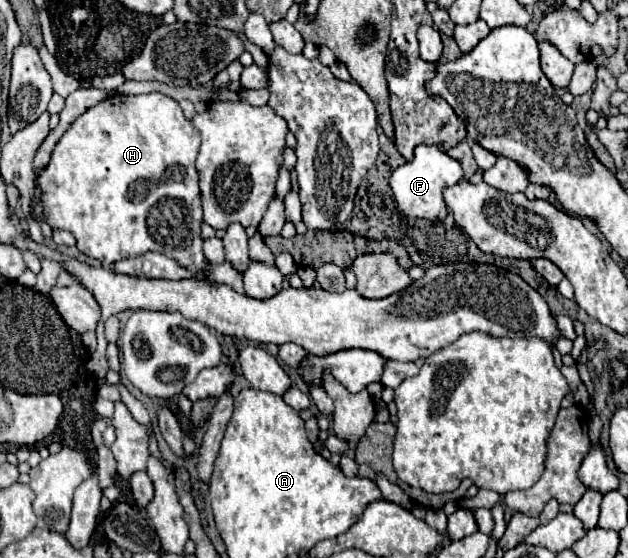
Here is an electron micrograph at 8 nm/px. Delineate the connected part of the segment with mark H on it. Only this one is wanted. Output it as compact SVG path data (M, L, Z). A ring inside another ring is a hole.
M158 91L146 95L112 95L90 107L70 125L54 147L48 167L36 177L36 187L46 197L46 223L70 231L76 237L76 247L84 255L98 259L104 267L146 251L160 251L174 257L182 267L204 269L206 257L200 237L202 207L194 167L198 149L200 133L172 97Z

